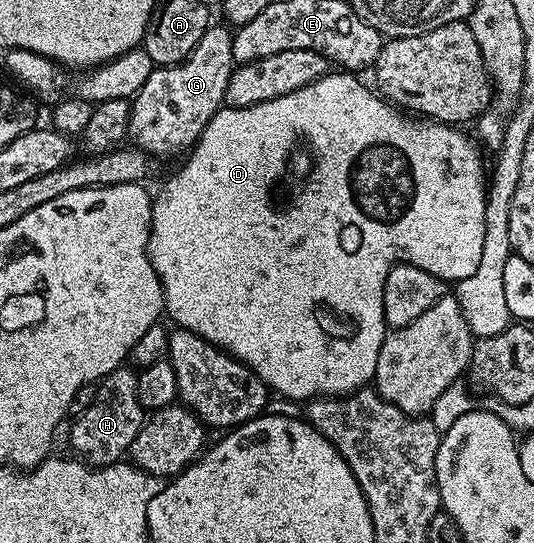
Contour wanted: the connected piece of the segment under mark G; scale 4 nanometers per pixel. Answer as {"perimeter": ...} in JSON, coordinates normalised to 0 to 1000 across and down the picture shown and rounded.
{"perimeter":[[[391,48],[378,76],[371,76],[367,88],[339,116],[330,116],[322,123],[292,123],[279,129],[273,157],[266,157],[262,166],[253,169],[251,180],[245,184],[247,206],[243,208],[238,254],[249,256],[245,262],[260,276],[272,278],[279,289],[330,285],[335,278],[350,280],[365,271],[367,258],[375,254],[386,230],[401,215],[401,208],[419,195],[423,157],[438,129],[434,114],[436,59],[425,48],[410,48]]]}

